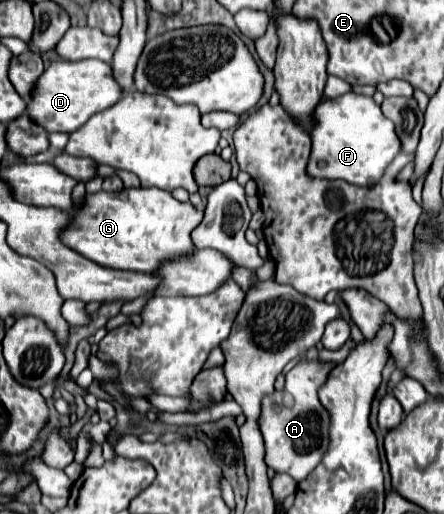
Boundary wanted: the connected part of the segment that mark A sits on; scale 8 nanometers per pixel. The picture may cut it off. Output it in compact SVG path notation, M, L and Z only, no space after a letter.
M301 361L287 373L283 391L263 397L259 427L265 439L265 463L275 473L287 473L295 481L301 481L321 461L329 445L329 415L319 403L317 389L325 383L331 367L333 365L321 365L319 361Z

